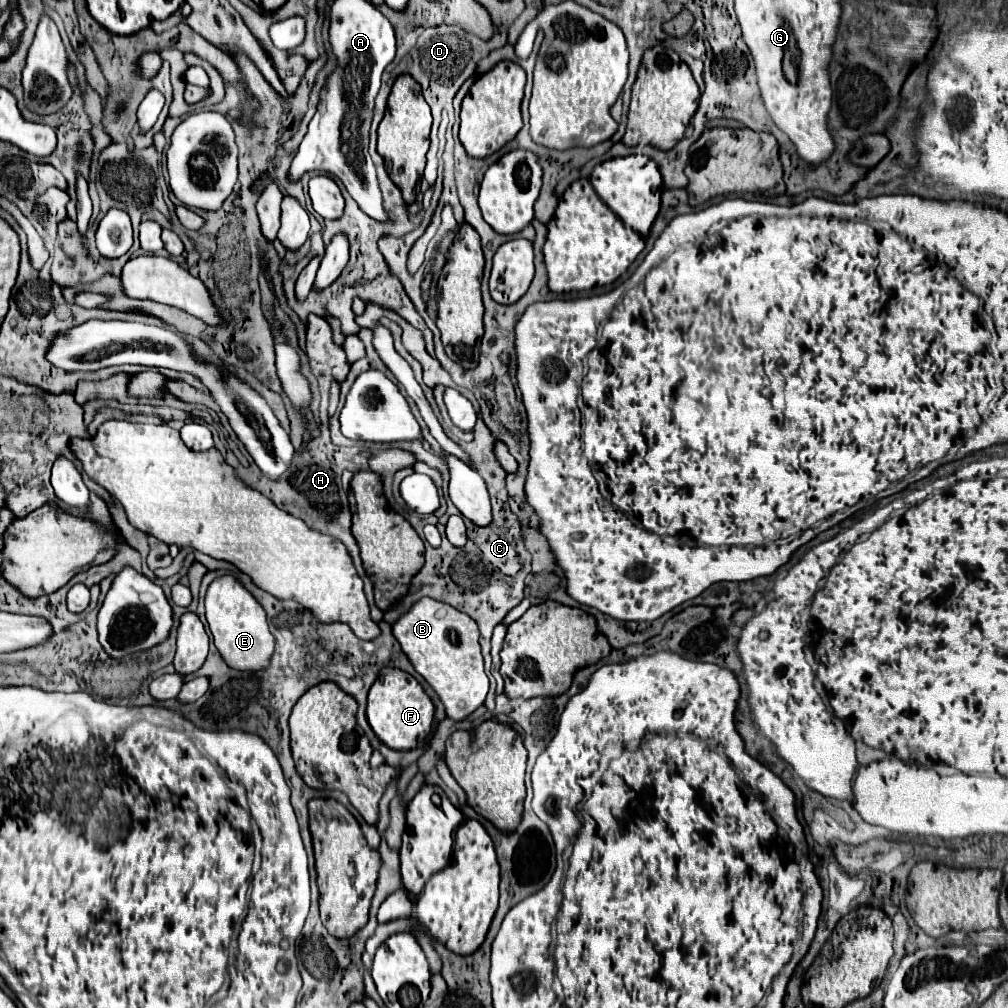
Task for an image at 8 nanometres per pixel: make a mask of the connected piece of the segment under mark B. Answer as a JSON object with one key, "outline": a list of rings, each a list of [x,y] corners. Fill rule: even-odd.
{"outline":[[[421,598],[393,624],[393,636],[399,640],[401,650],[411,660],[413,668],[441,698],[449,718],[463,720],[485,702],[489,678],[483,670],[479,628],[473,618],[449,604],[441,604],[433,598]]]}

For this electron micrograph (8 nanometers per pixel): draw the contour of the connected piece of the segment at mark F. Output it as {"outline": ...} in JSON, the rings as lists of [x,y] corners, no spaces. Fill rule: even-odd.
{"outline":[[[397,668],[381,670],[369,690],[367,720],[373,732],[377,734],[377,738],[393,750],[413,750],[417,746],[423,746],[431,732],[433,712],[435,712],[435,706],[431,698],[425,694],[425,690],[421,688],[421,684],[413,676]],[[379,704],[383,704],[383,708]]]}

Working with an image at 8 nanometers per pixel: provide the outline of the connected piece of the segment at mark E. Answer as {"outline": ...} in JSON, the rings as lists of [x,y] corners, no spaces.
{"outline":[[[221,576],[209,586],[205,608],[215,648],[229,668],[241,672],[257,672],[269,668],[271,656],[275,652],[275,638],[269,632],[263,606],[251,596],[251,592],[247,592],[233,576]]]}

